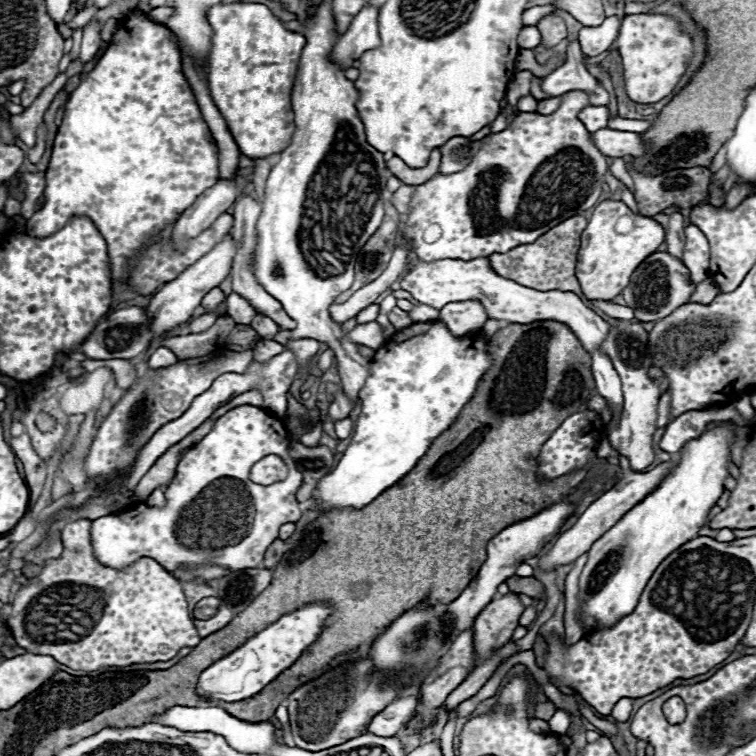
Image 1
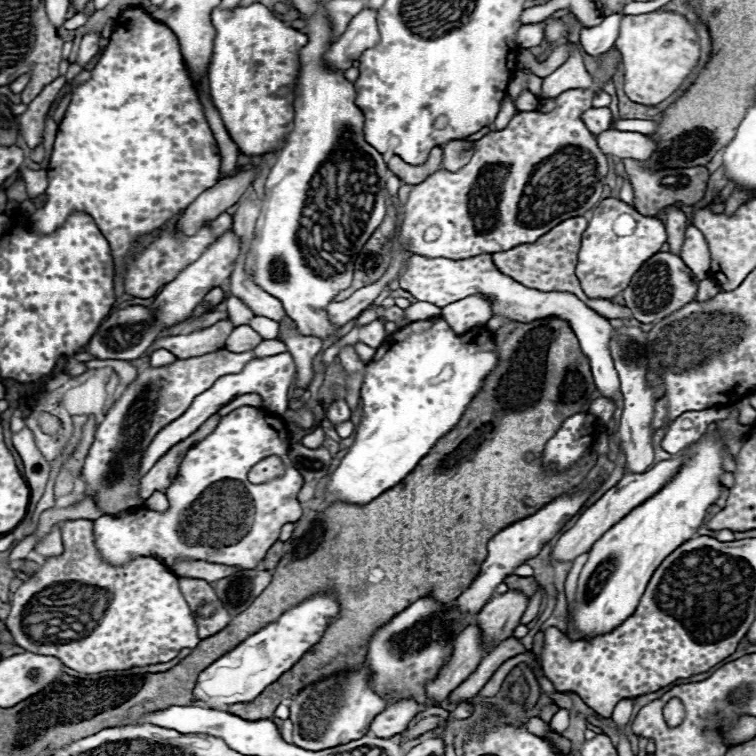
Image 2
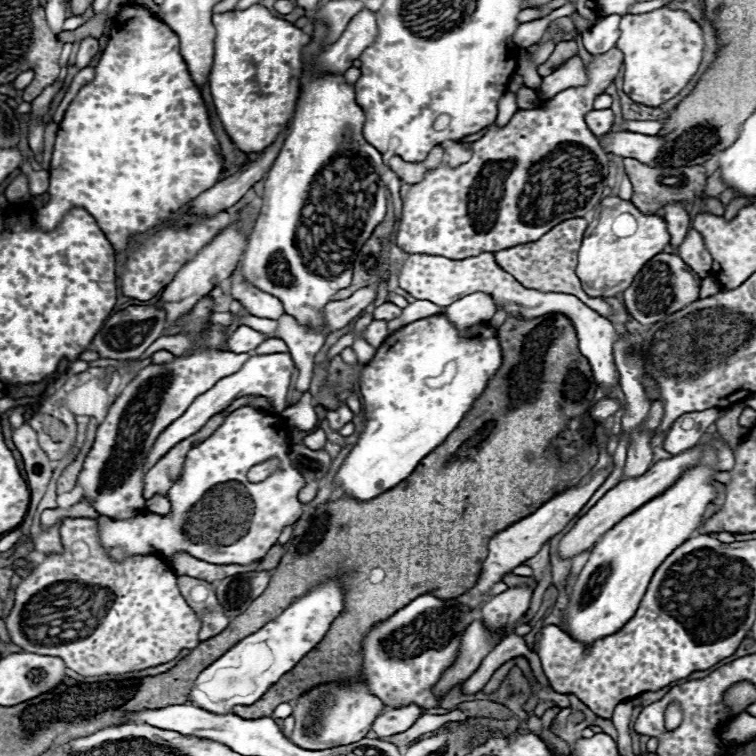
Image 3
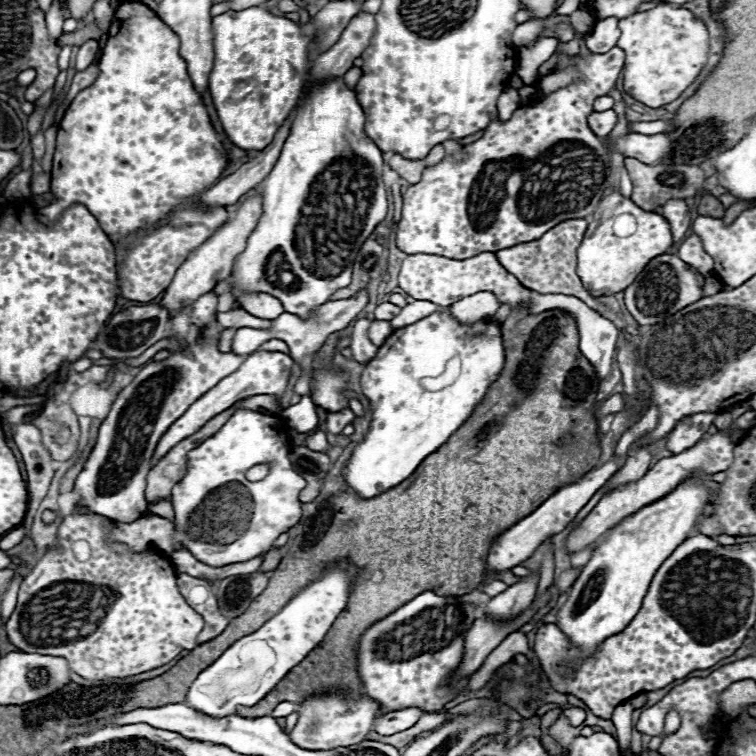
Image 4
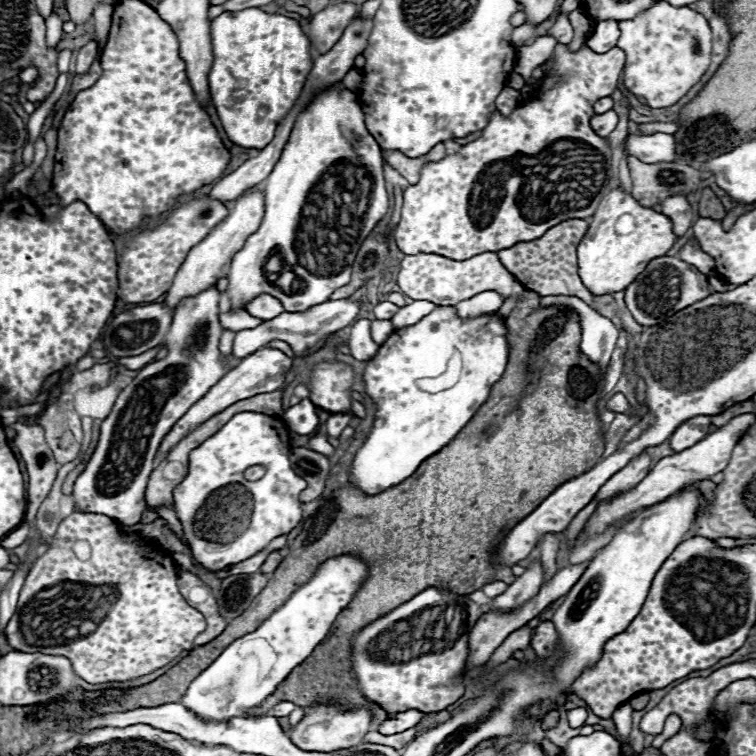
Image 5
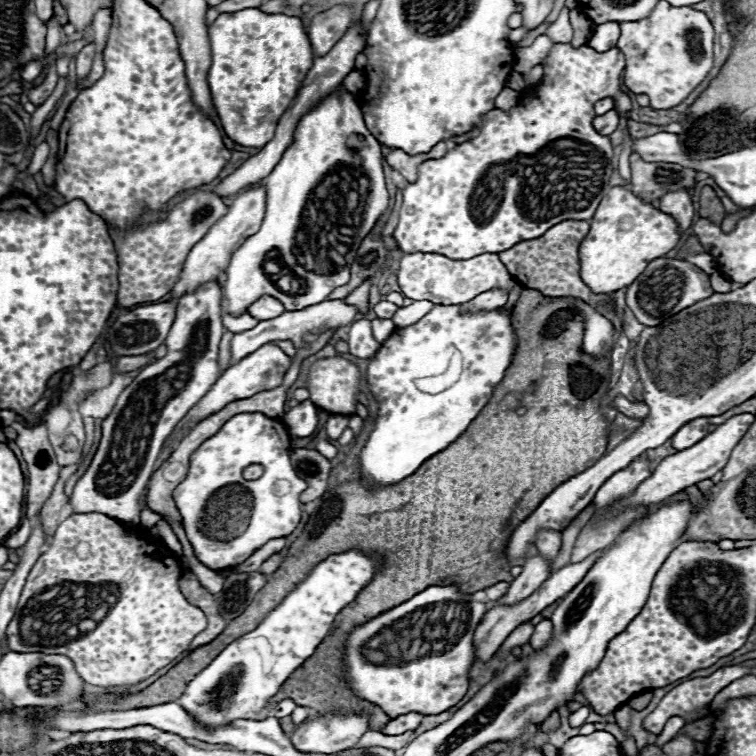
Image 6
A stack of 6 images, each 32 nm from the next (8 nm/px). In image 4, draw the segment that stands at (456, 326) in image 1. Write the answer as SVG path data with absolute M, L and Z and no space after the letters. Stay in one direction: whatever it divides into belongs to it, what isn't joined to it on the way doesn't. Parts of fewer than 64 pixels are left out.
M476 292L468 298L462 298L460 302L454 302L450 306L452 318L456 318L460 324L476 322L476 318L492 318L498 310L498 300L490 292Z

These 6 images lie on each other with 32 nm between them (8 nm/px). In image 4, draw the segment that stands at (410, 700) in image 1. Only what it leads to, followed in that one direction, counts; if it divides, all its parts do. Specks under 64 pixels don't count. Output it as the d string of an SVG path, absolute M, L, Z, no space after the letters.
M414 706L404 708L404 710L386 712L382 718L376 720L374 730L376 730L380 736L390 736L390 734L396 734L396 732L404 732L404 730L412 728L422 714L424 714L424 712L422 712L420 708L414 708Z

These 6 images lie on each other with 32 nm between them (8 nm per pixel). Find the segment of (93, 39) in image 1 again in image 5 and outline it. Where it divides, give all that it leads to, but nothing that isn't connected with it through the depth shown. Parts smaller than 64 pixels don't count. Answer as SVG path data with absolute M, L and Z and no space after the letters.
M90 40L86 46L82 46L78 52L78 58L76 58L76 72L84 74L90 68L90 64L94 62L96 54L98 54L98 44L94 40Z

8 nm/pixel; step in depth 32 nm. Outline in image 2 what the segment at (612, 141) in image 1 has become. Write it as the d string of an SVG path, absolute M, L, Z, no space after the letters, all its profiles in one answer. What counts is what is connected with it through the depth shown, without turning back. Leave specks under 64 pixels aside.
M604 130L596 136L600 150L608 156L616 158L634 158L634 160L648 160L654 150L656 142L638 132L620 132L620 130Z

